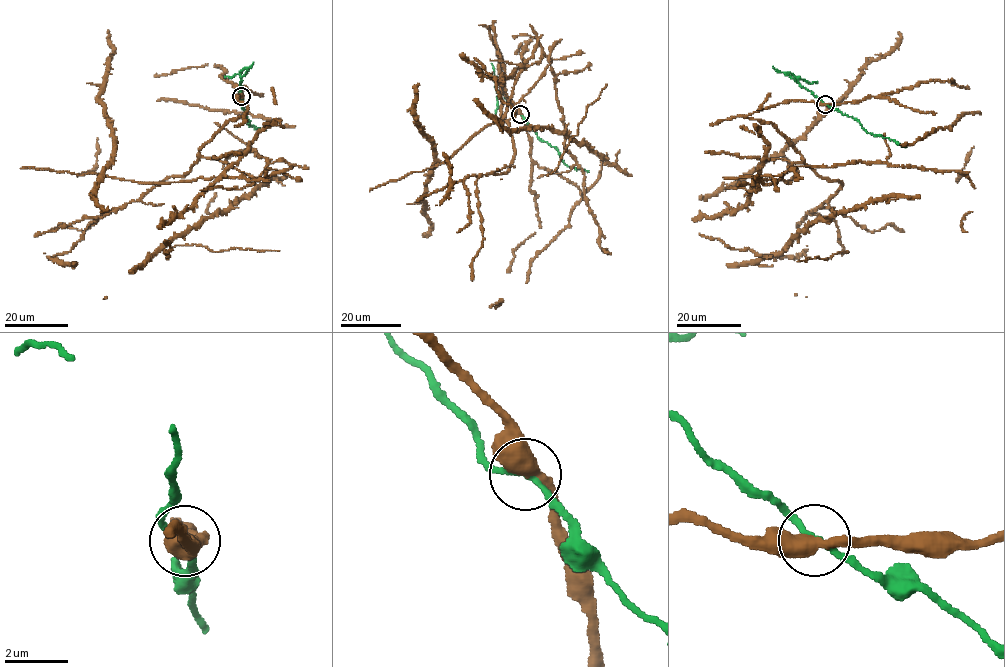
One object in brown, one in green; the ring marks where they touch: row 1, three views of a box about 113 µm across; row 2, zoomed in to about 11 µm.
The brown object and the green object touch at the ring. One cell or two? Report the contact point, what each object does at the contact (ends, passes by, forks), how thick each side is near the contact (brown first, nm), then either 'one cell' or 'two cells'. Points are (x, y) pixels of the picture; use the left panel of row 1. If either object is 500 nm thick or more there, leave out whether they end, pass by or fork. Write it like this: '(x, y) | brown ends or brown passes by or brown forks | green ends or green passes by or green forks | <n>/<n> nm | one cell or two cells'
(241, 96) | brown passes by | green passes by | 440/170 nm | two cells

